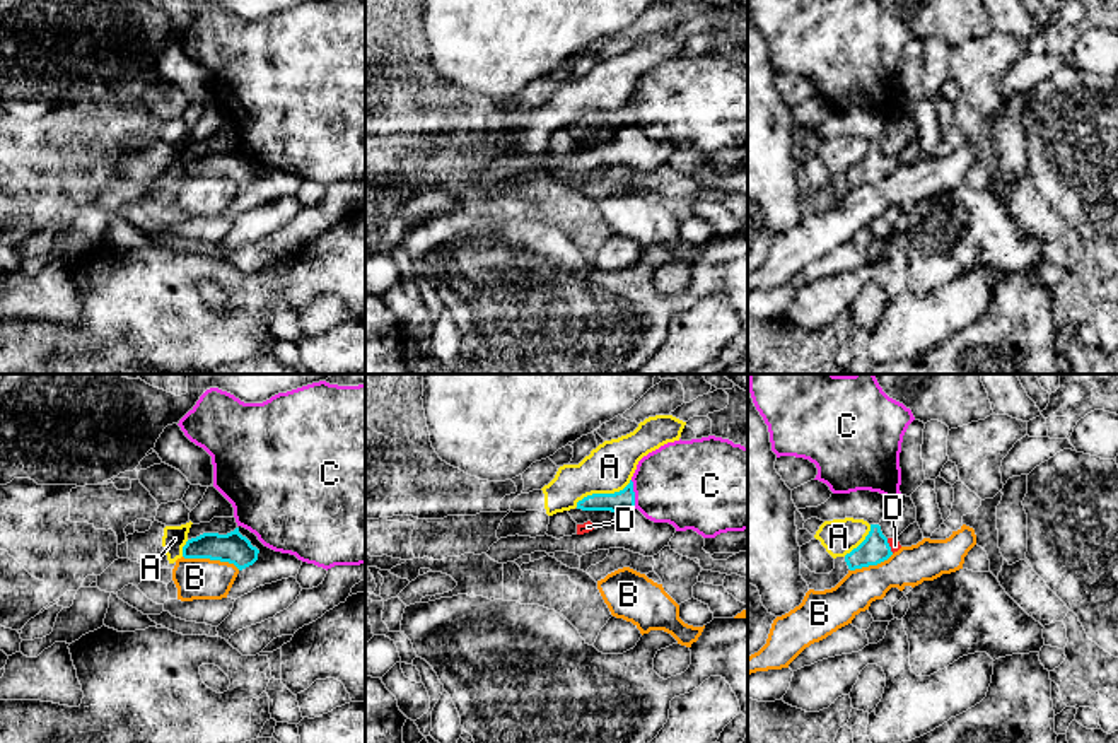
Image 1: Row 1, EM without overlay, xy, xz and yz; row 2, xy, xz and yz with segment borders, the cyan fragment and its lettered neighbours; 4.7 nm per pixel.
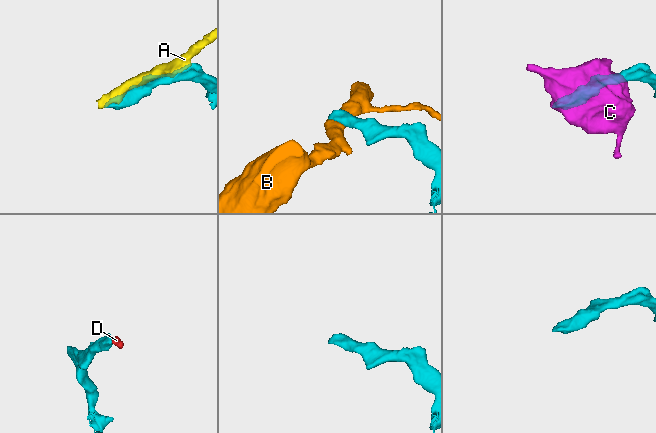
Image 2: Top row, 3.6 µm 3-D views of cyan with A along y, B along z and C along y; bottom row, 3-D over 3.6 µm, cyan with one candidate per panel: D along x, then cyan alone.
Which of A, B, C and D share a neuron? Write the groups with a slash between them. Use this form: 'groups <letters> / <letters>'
groups A / B / C / D

